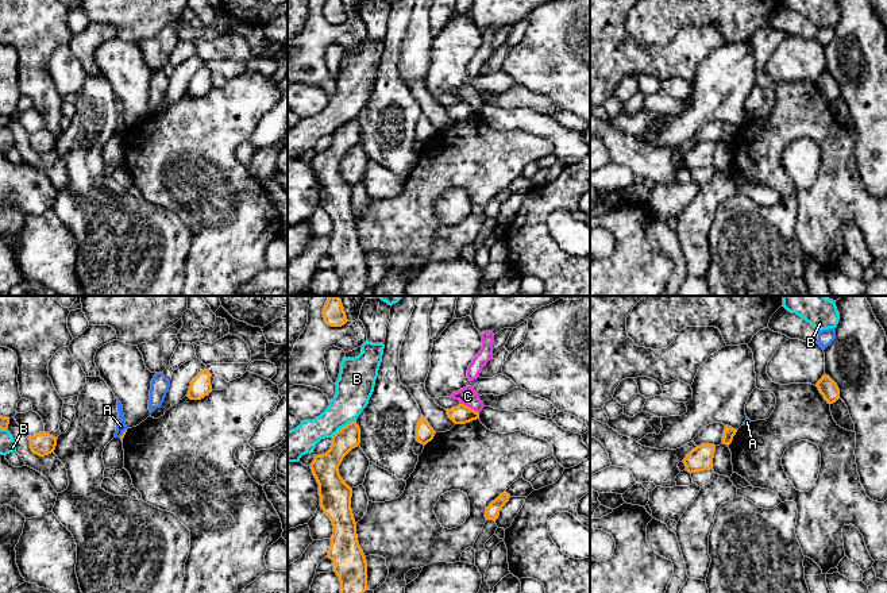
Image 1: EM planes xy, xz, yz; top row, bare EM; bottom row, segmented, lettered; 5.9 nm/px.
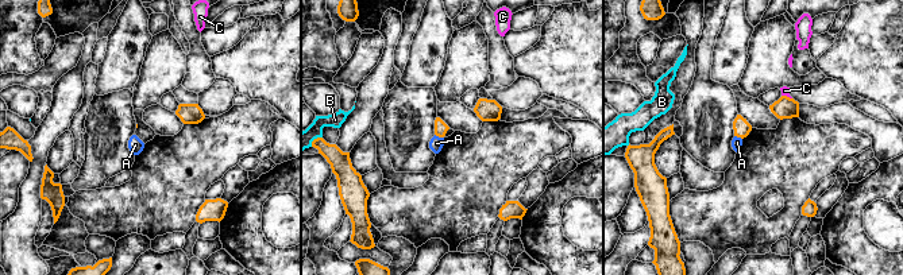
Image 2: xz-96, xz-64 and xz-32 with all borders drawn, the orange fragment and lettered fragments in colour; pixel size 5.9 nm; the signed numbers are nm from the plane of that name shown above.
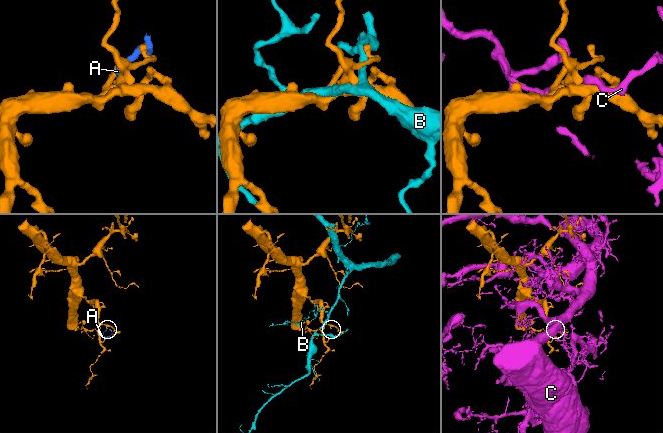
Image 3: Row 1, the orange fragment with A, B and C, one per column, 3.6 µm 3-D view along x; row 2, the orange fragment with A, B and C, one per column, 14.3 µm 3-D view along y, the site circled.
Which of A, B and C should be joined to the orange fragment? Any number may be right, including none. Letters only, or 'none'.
none

